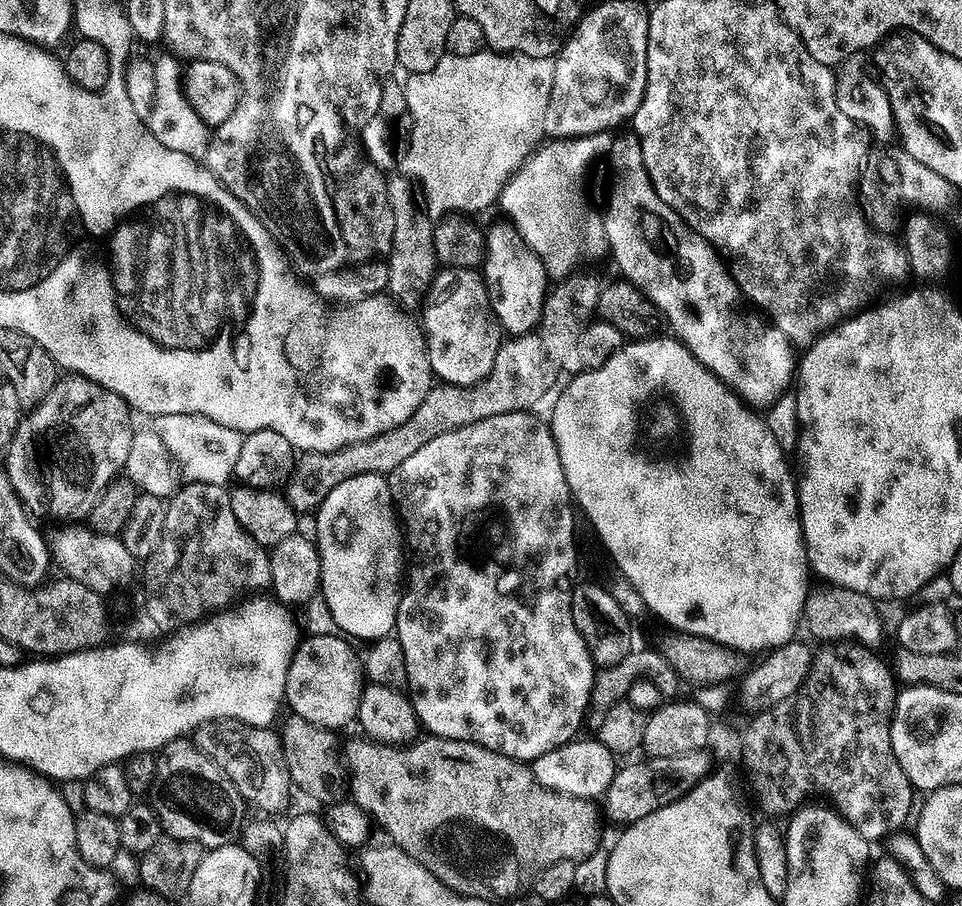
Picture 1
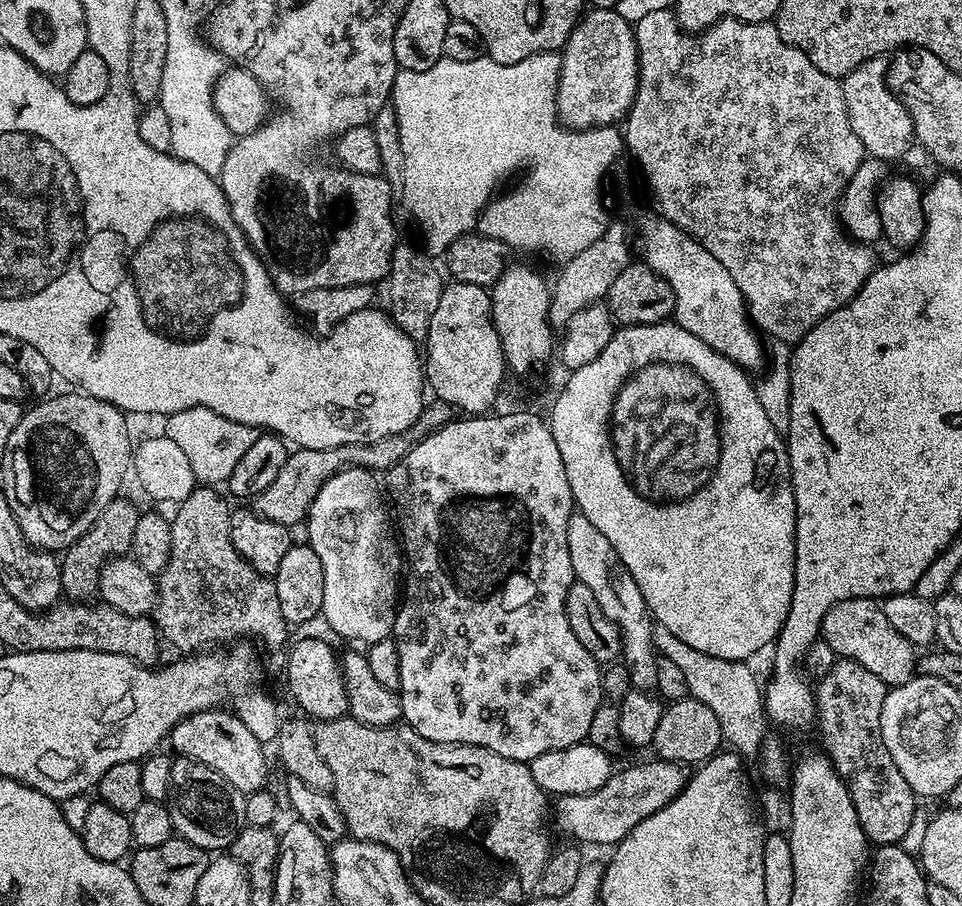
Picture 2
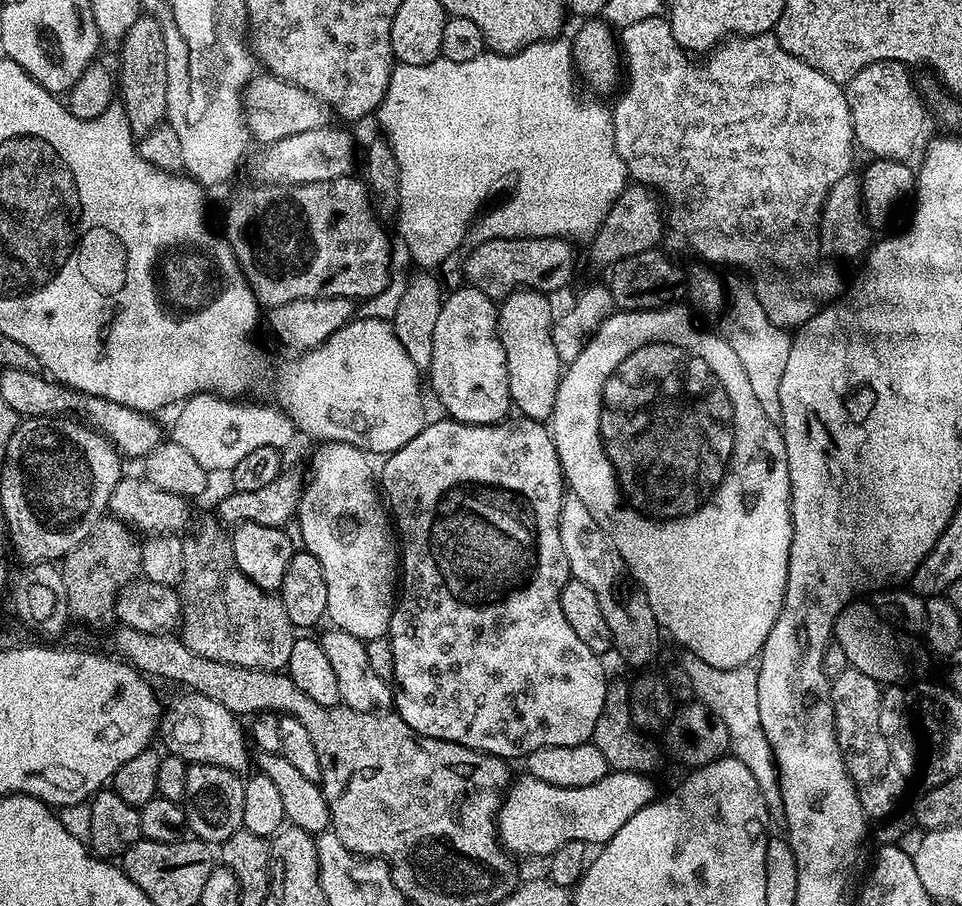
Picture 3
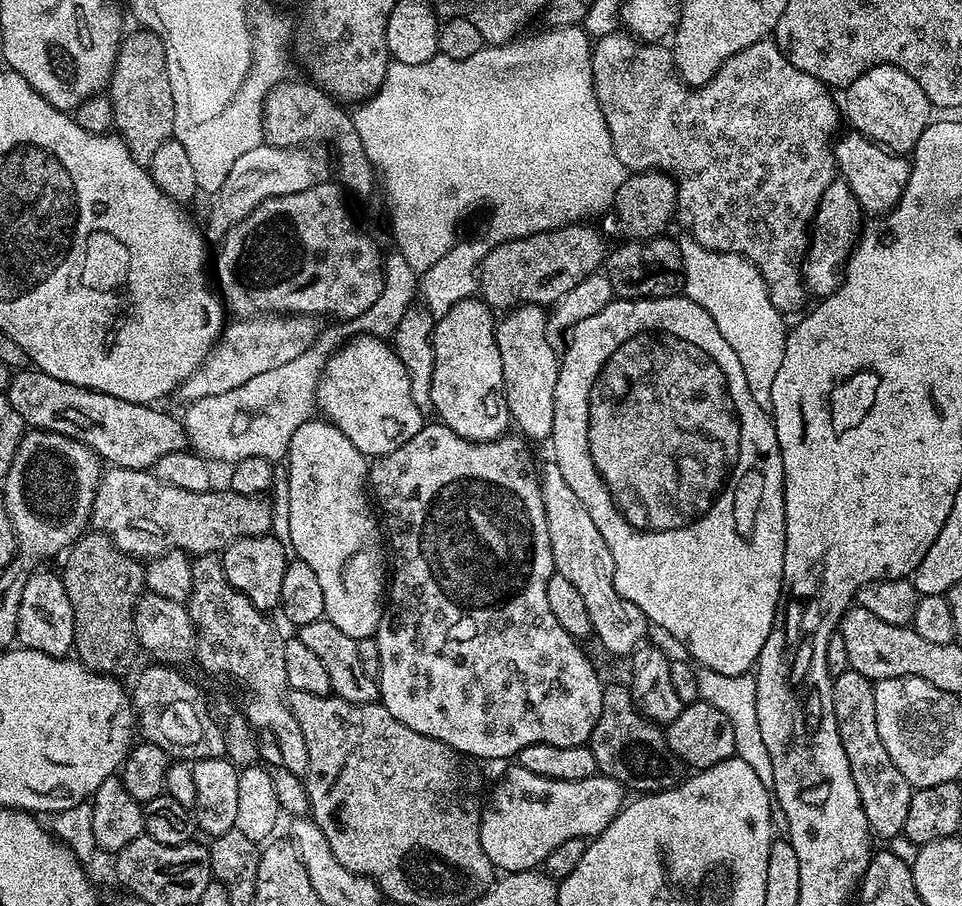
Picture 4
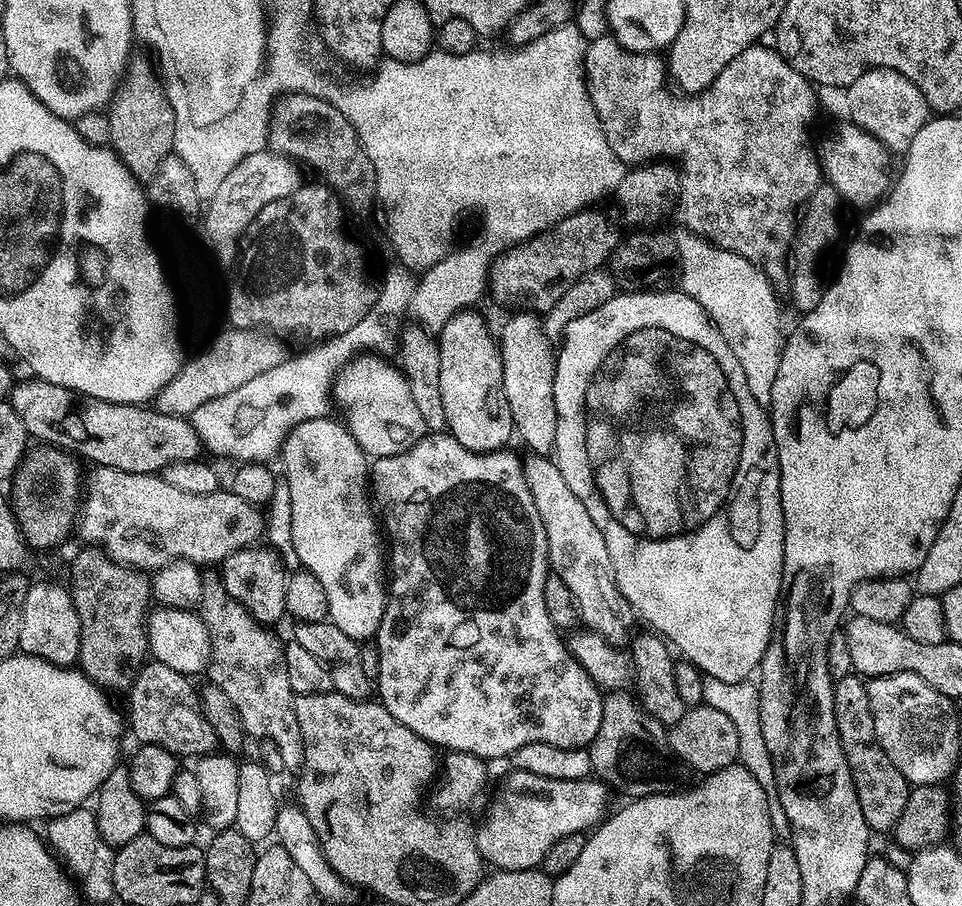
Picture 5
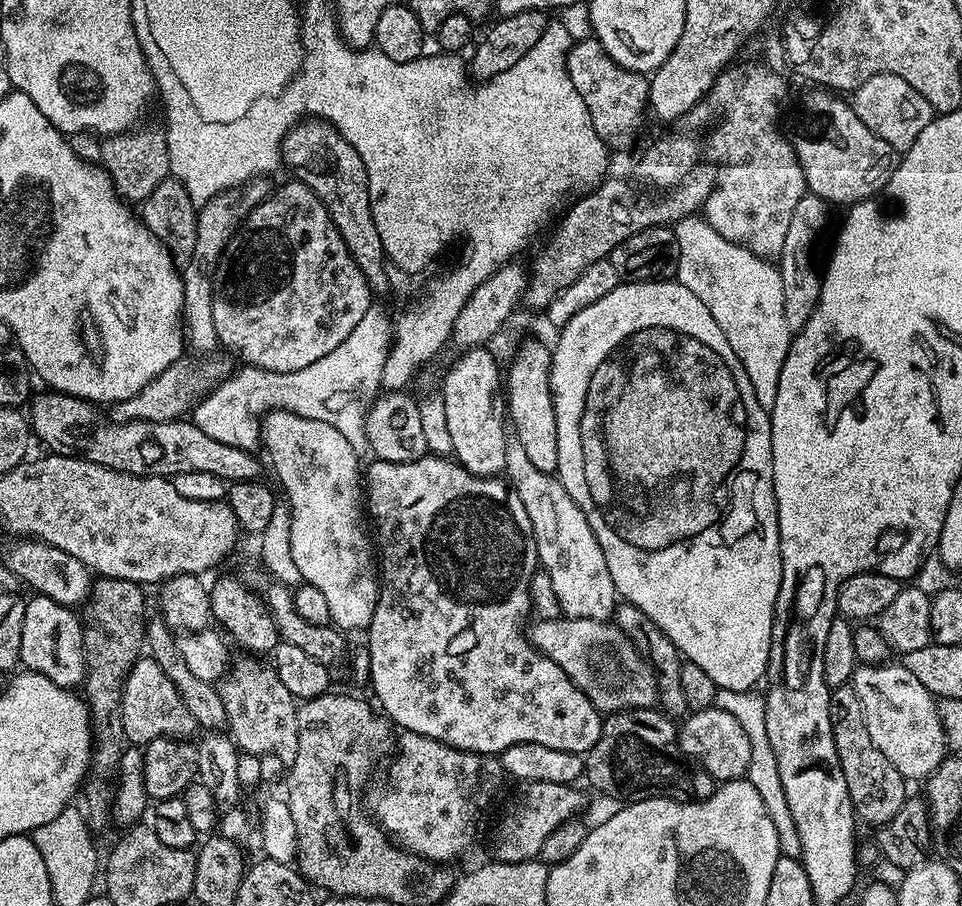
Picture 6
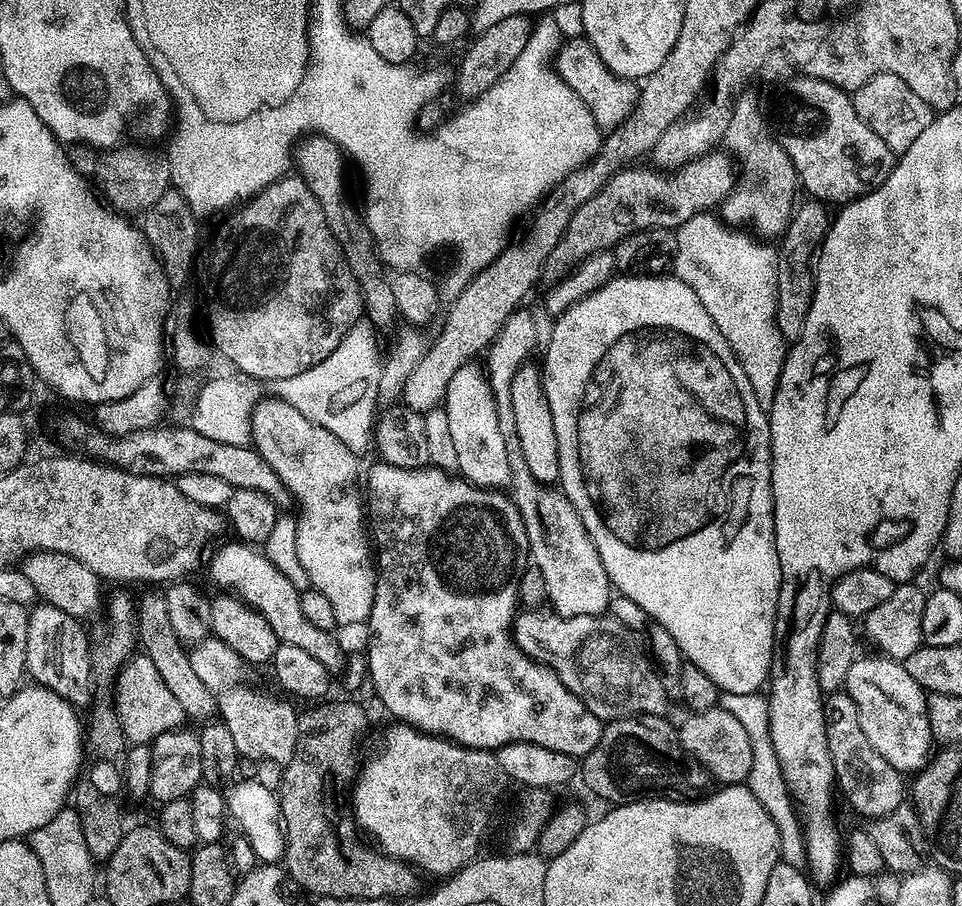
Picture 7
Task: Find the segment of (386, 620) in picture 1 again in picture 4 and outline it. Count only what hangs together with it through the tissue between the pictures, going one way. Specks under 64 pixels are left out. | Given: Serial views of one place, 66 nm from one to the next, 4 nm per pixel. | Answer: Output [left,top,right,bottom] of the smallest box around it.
[286,418,386,641]

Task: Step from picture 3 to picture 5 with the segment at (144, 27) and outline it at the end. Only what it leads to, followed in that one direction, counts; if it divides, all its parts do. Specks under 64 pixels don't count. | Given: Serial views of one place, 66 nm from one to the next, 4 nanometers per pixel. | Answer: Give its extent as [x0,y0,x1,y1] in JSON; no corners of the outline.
[106,59,176,182]

